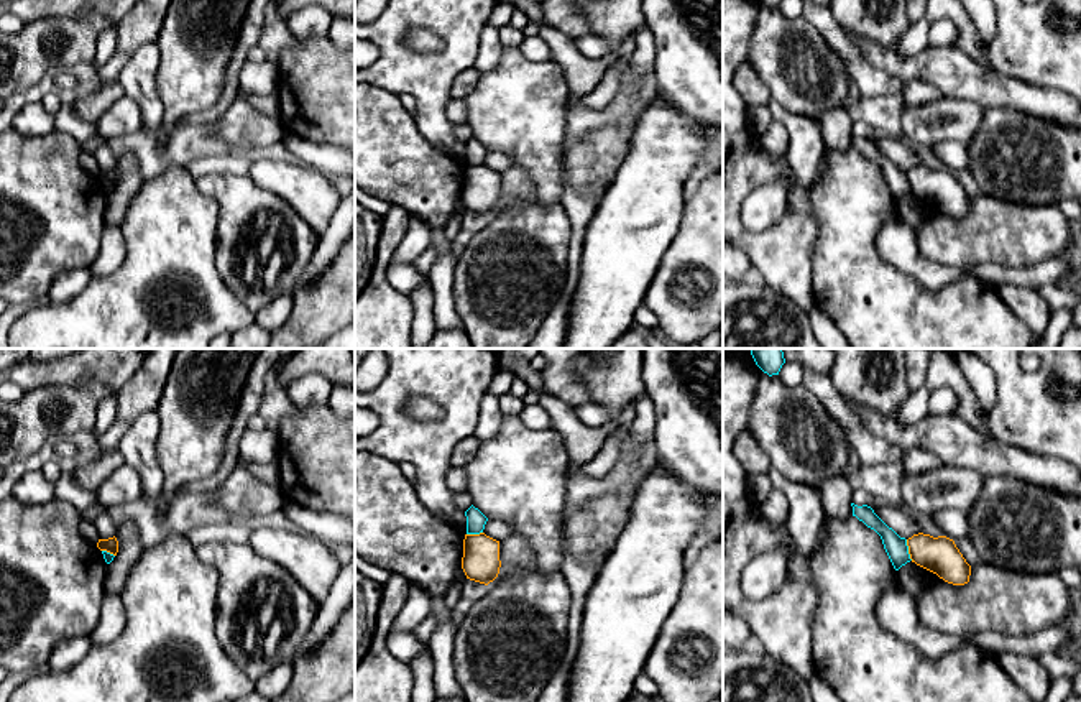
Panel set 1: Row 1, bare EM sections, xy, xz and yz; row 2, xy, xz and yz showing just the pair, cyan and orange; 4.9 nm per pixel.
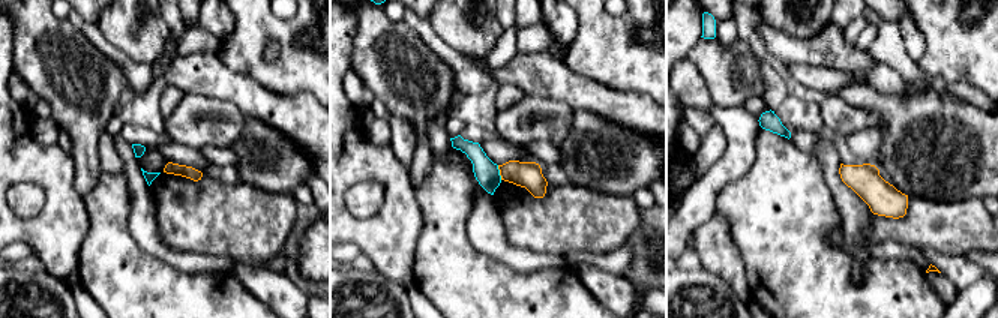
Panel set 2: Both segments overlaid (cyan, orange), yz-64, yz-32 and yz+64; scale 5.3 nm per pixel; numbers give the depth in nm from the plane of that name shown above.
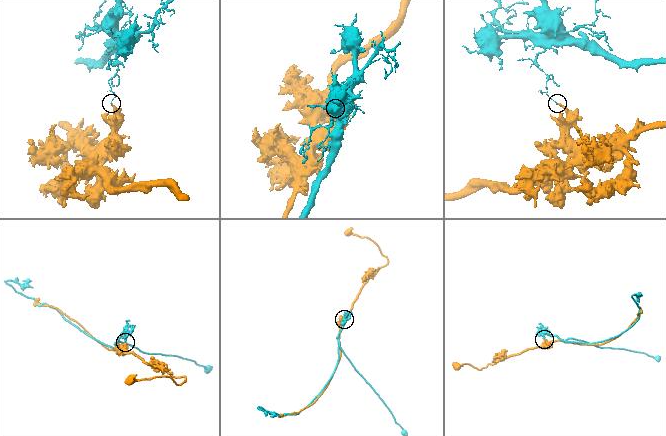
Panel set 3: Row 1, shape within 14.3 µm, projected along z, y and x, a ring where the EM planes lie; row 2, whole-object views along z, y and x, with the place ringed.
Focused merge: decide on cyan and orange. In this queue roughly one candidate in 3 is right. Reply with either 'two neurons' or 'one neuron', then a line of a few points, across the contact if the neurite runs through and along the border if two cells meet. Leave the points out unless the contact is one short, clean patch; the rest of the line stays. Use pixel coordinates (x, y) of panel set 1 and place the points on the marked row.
two neurons | yz (906, 540), (912, 559)

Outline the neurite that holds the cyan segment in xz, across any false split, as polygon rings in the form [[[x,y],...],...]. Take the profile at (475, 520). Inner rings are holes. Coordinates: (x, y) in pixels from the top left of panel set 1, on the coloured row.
[[[473,505],[465,511],[467,534],[480,534],[485,529],[488,518]]]

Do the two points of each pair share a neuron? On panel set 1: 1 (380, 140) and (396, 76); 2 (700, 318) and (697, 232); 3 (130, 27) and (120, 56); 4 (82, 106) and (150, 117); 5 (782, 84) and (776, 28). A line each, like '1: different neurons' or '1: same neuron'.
1: different neurons
2: same neuron
3: same neuron
4: different neurons
5: same neuron

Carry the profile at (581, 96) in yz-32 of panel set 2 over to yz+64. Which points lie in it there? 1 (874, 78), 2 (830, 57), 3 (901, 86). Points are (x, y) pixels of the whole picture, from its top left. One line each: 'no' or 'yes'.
1: yes
2: yes
3: yes

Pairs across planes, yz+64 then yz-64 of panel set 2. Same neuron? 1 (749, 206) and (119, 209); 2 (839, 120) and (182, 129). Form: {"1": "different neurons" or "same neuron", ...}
{"1": "same neuron", "2": "same neuron"}

